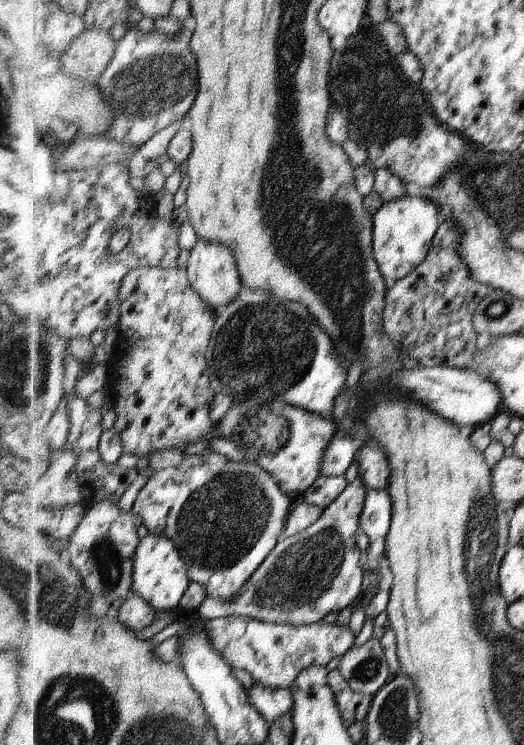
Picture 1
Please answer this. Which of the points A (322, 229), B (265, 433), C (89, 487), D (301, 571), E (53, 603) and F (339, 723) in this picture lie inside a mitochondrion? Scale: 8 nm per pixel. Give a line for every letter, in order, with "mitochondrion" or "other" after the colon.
A: mitochondrion
B: mitochondrion
C: other
D: mitochondrion
E: mitochondrion
F: other

